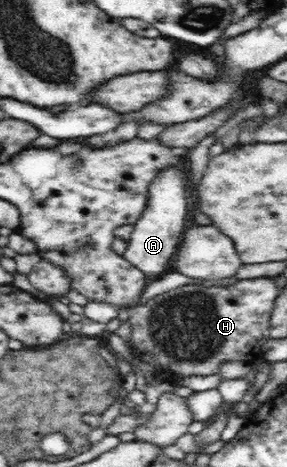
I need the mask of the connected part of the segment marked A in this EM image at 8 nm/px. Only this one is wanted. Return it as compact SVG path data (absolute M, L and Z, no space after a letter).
M166 171L151 185L149 207L144 212L127 242L124 258L142 271L148 282L161 279L163 275L171 271L171 265L176 259L178 248L182 244L182 234L186 215L188 214L186 204L186 190L189 178L183 173Z

